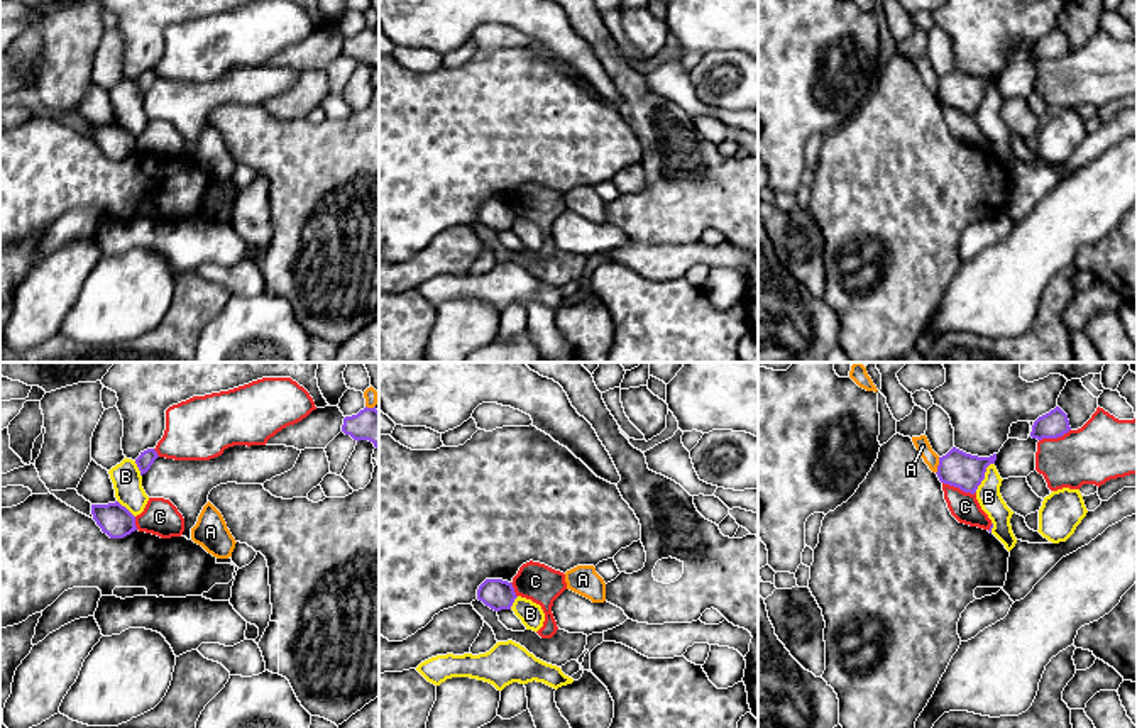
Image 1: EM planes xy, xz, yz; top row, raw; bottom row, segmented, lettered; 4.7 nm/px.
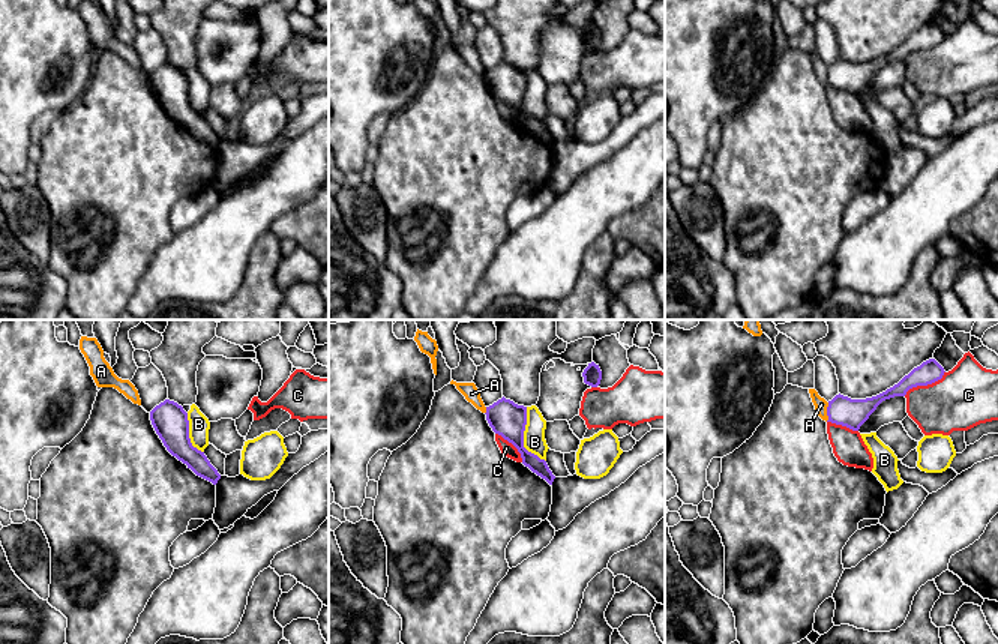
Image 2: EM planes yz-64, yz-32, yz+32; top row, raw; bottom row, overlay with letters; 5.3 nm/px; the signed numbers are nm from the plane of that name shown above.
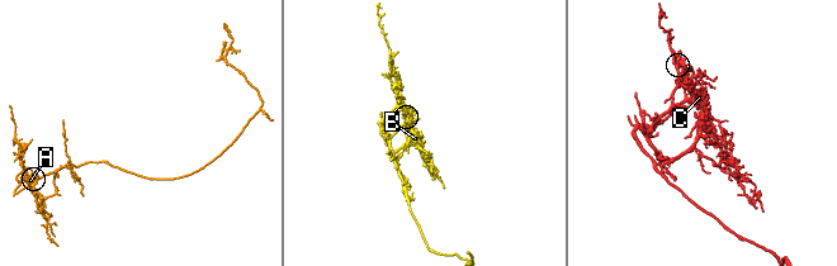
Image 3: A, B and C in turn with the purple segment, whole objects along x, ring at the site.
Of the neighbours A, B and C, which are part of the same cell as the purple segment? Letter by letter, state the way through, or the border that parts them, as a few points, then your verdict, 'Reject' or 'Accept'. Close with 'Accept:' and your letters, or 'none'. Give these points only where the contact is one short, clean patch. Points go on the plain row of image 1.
A: Reject
B: Boundary: yz (994, 83), (987, 88), (985, 99), (975, 112). Reject
C: Reject
Accept: none

